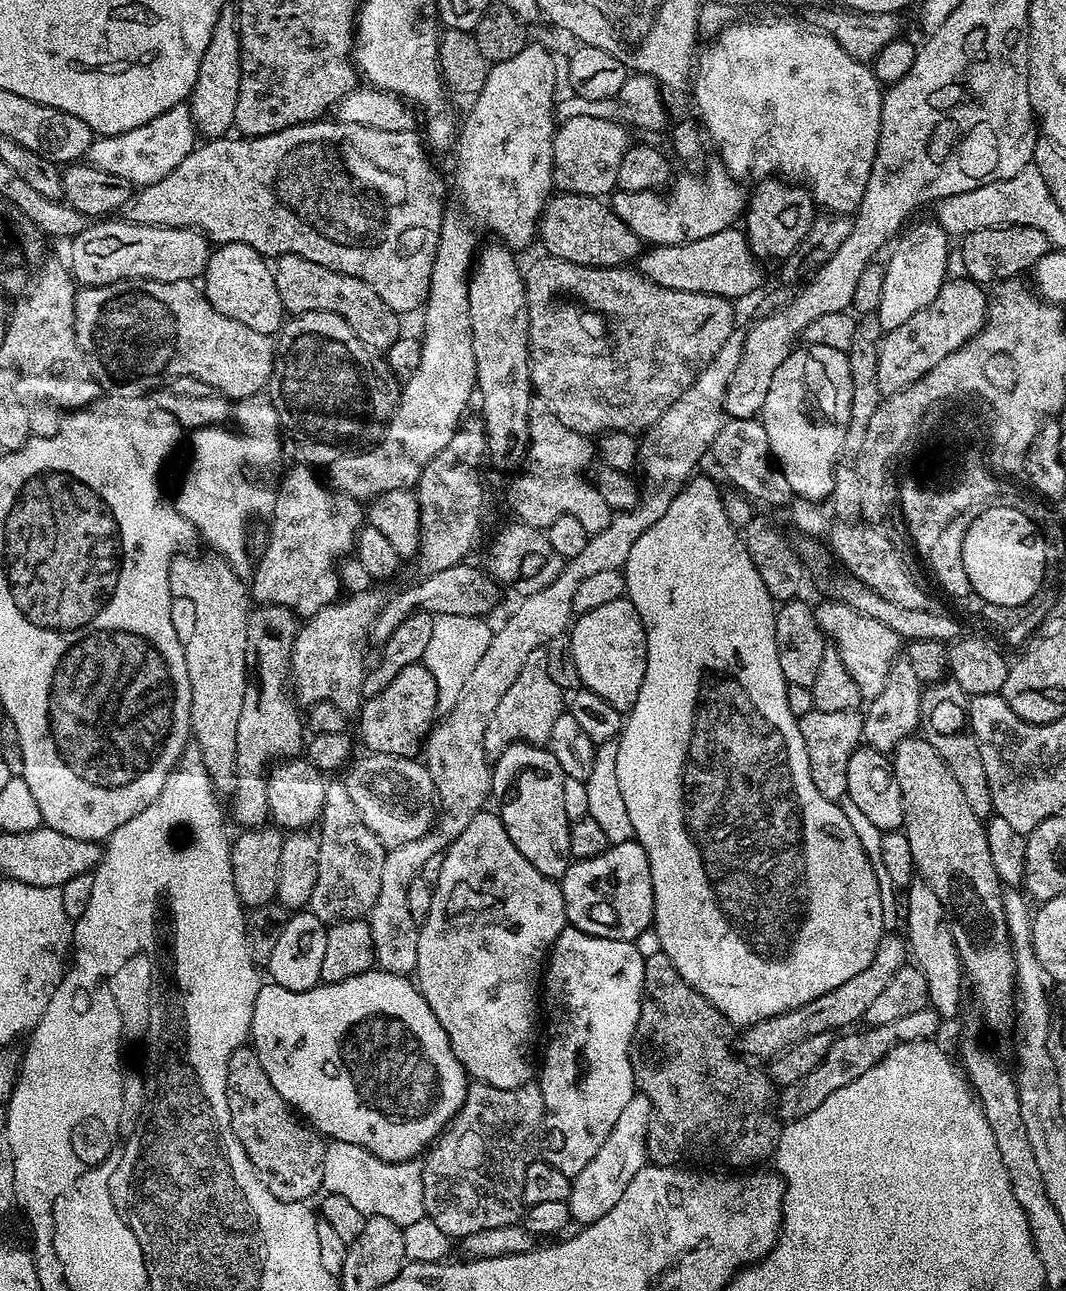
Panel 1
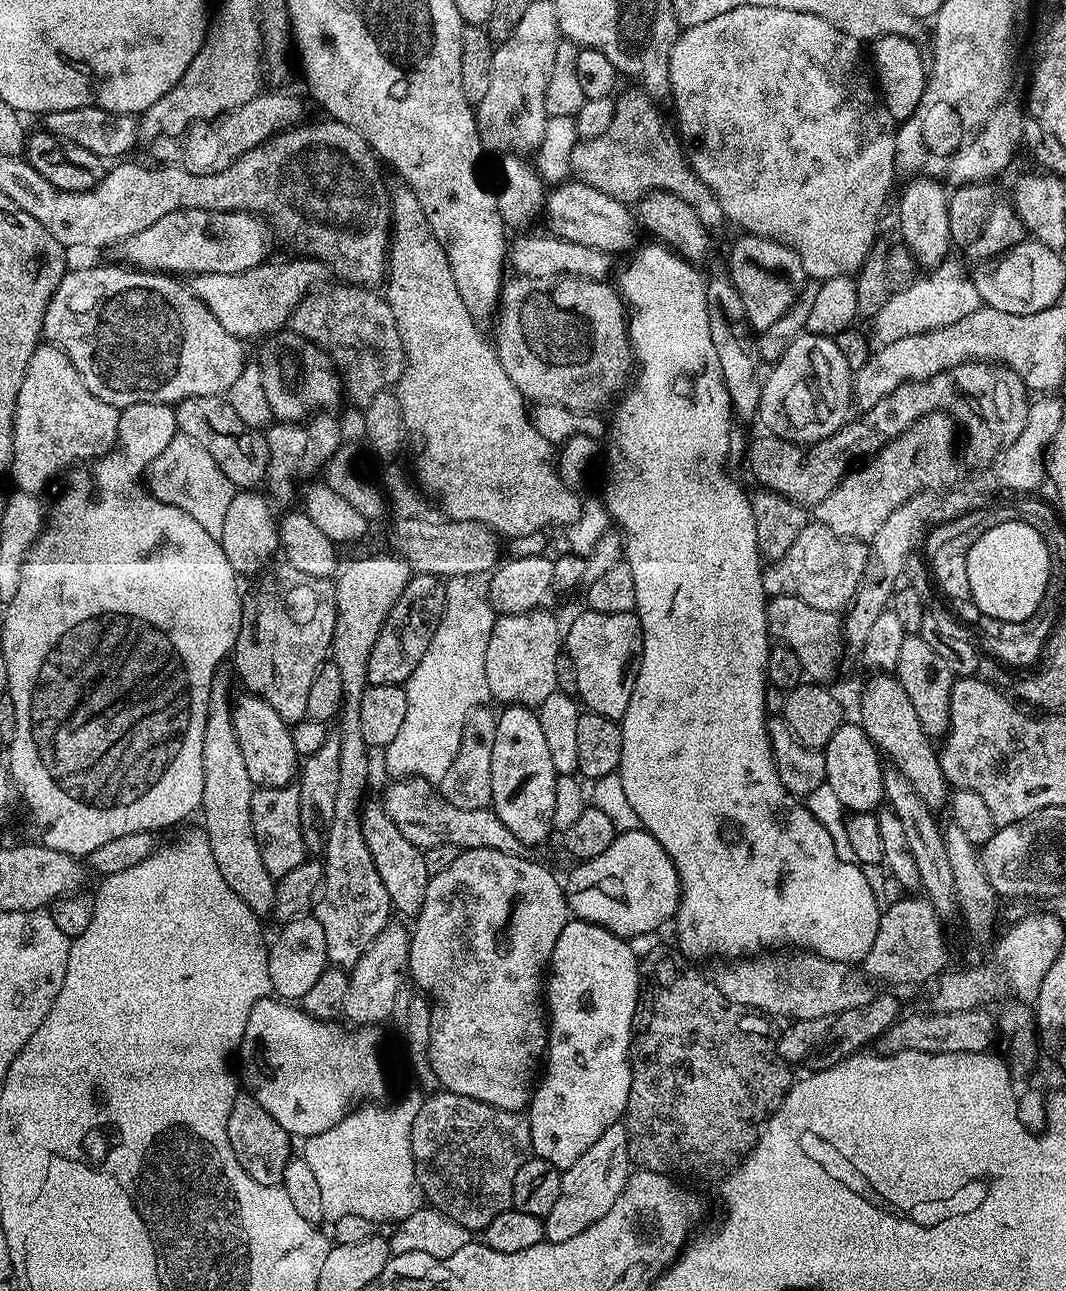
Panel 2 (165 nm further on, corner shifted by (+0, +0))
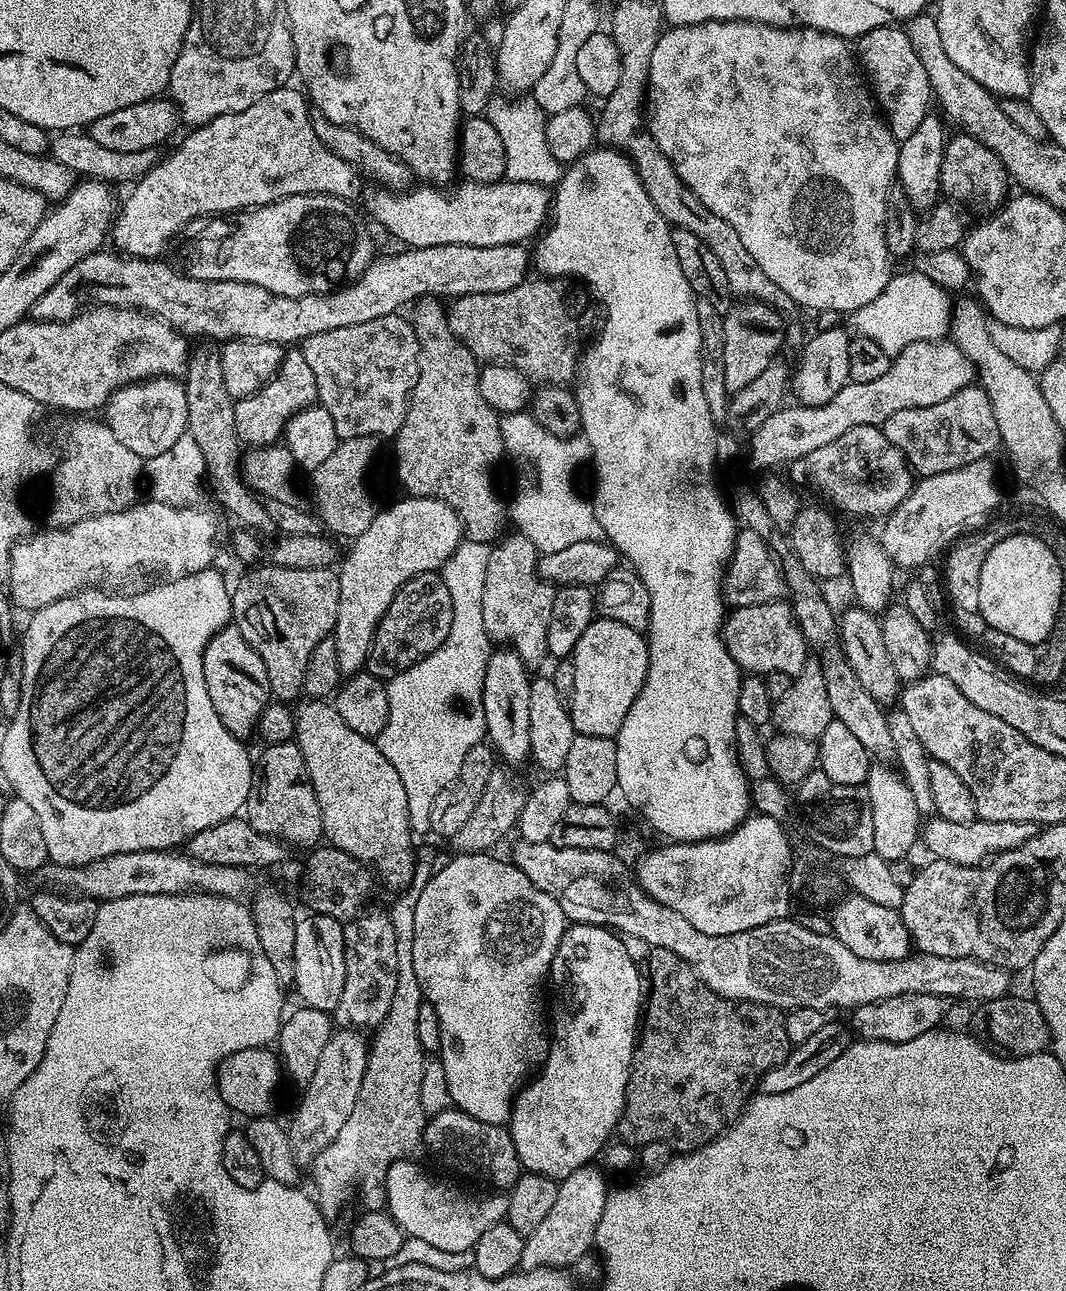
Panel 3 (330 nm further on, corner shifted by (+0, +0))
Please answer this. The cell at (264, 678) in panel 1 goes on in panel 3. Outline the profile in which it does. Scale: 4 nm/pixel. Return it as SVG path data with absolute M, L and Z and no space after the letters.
M256 566L246 571L248 573L231 589L232 620L242 638L246 638L246 642L250 642L250 646L260 655L262 662L266 662L266 678L270 678L273 697L280 702L292 702L304 691L306 662L310 662L314 646L329 639L332 629L336 626L340 578L332 568L294 570L275 566L260 567Z

